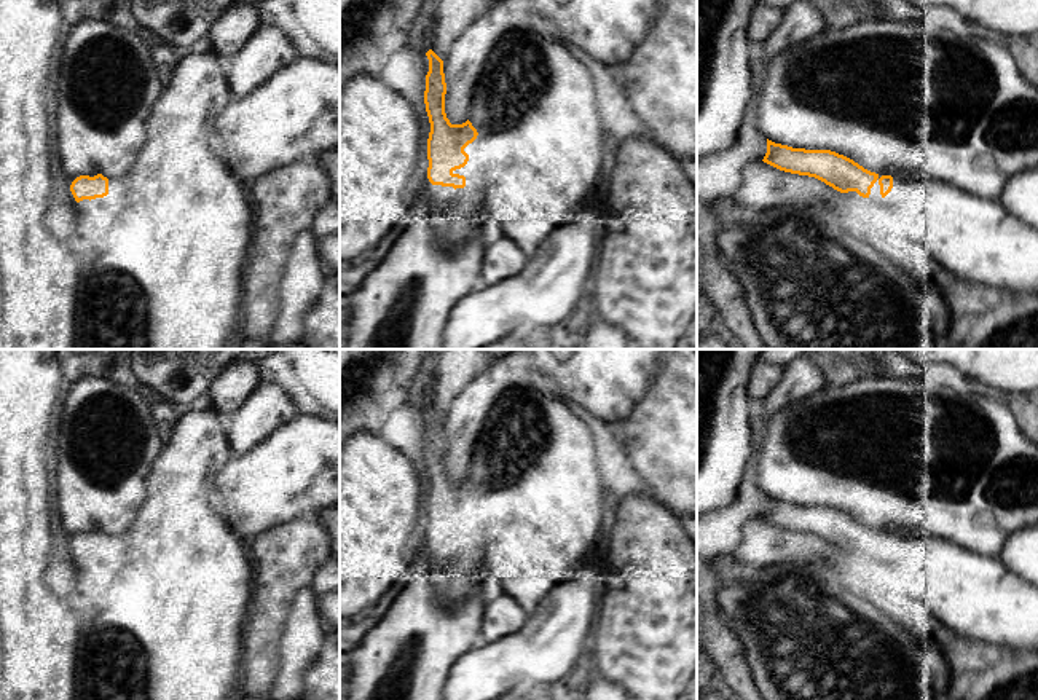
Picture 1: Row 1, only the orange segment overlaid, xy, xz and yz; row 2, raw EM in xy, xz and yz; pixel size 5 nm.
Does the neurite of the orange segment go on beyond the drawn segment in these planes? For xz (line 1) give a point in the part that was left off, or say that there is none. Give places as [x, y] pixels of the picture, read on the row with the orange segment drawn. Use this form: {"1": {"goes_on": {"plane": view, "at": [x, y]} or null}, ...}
{"1": {"goes_on": {"plane": "xz", "at": [456, 217]}}}

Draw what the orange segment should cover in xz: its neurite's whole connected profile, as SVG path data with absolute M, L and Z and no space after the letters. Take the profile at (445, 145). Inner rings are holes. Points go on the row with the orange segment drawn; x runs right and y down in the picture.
M429 49L426 56L429 59L429 72L426 75L424 104L431 123L431 132L427 139L427 179L432 185L454 188L454 191L446 195L440 203L434 201L431 204L431 212L434 217L434 234L435 239L448 250L459 250L464 246L472 244L478 231L478 214L483 210L482 199L485 183L480 179L469 179L456 174L454 171L467 164L469 155L464 151L464 148L477 139L478 132L469 120L462 124L450 123L445 113L446 83L443 61L432 49Z

